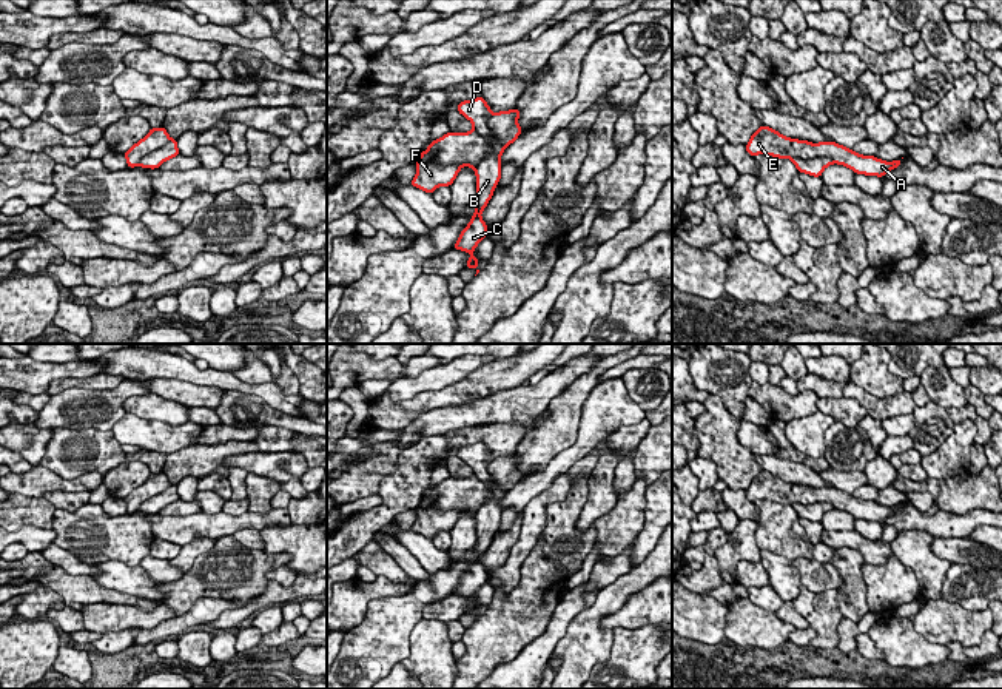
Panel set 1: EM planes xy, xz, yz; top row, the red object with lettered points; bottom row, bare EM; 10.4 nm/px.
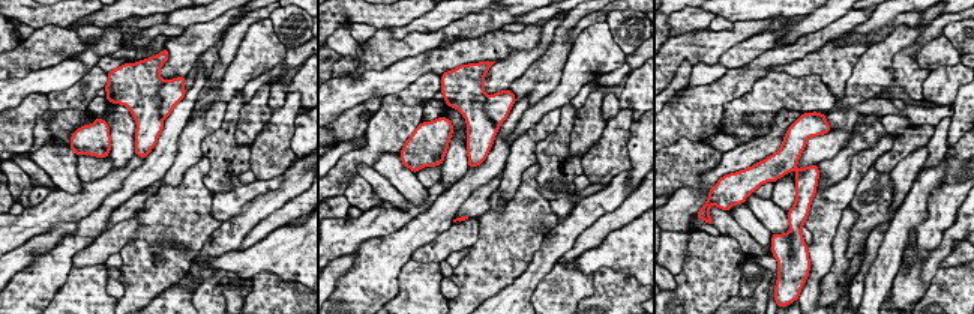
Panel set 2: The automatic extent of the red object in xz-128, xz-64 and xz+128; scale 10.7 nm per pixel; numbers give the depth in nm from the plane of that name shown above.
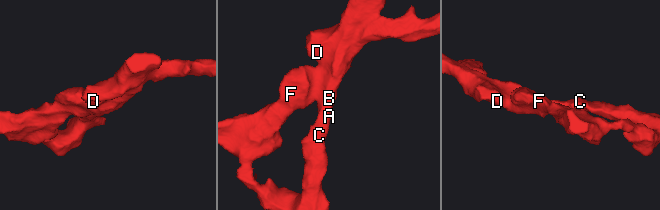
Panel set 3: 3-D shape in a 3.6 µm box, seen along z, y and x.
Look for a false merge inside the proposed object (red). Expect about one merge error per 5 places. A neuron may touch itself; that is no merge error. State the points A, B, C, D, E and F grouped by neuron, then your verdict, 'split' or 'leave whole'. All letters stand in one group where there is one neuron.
A B C D E / F; split

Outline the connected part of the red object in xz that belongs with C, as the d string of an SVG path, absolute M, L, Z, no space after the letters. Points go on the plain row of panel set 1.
M484 442L459 447L456 456L472 467L473 475L478 479L492 487L492 498L486 501L475 515L476 543L473 549L476 556L473 558L469 570L459 578L458 587L453 590L453 595L462 595L470 600L466 613L473 613L478 620L479 615L476 610L479 609L479 604L473 603L472 600L476 590L487 581L489 575L486 567L481 564L481 558L492 544L493 536L501 524L503 509L499 502L507 490L496 487L492 481L492 475L487 470L489 464L492 462L492 455Z

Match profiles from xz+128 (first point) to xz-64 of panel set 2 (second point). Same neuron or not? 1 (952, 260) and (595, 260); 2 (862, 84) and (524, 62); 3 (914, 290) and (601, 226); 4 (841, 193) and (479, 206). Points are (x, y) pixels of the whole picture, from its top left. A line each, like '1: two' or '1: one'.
1: one
2: two
3: one
4: two

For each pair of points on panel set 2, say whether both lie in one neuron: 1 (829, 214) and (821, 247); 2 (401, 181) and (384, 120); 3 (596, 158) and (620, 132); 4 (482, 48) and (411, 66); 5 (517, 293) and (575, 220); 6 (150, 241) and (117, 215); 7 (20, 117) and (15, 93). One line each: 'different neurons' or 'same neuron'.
1: same neuron
2: different neurons
3: same neuron
4: same neuron
5: same neuron
6: different neurons
7: different neurons

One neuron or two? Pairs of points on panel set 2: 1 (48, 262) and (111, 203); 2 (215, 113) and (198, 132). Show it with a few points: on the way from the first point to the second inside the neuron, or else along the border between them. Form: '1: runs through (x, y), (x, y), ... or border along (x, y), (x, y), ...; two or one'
1: runs through (65, 251), (96, 220); one
2: runs through (212, 117), (201, 128); one

